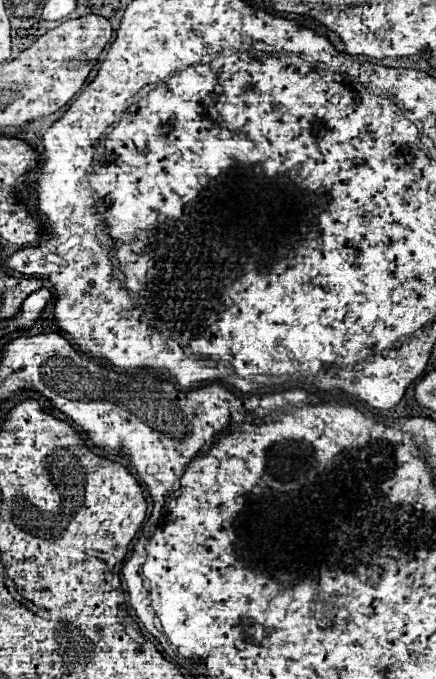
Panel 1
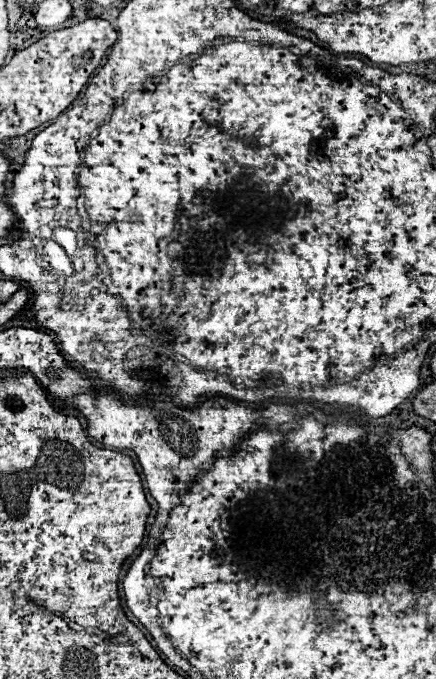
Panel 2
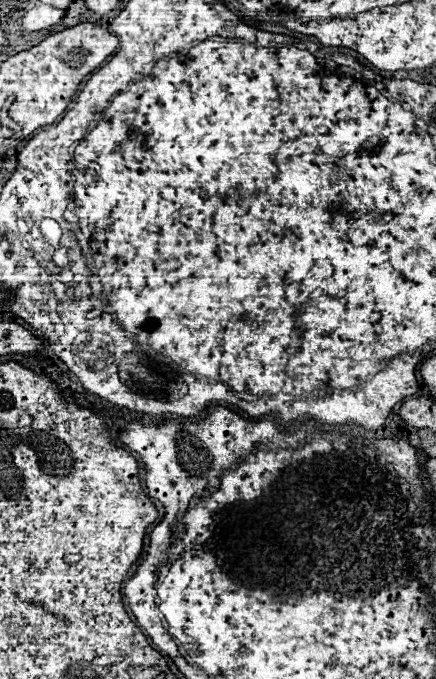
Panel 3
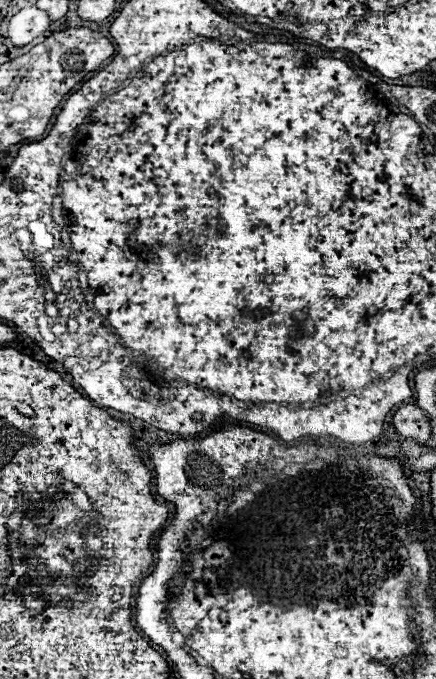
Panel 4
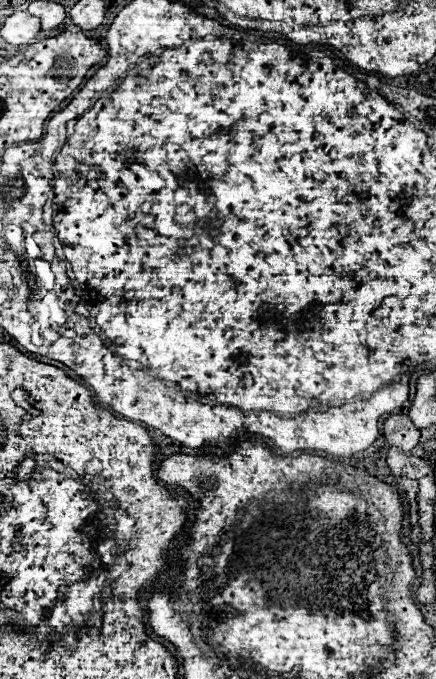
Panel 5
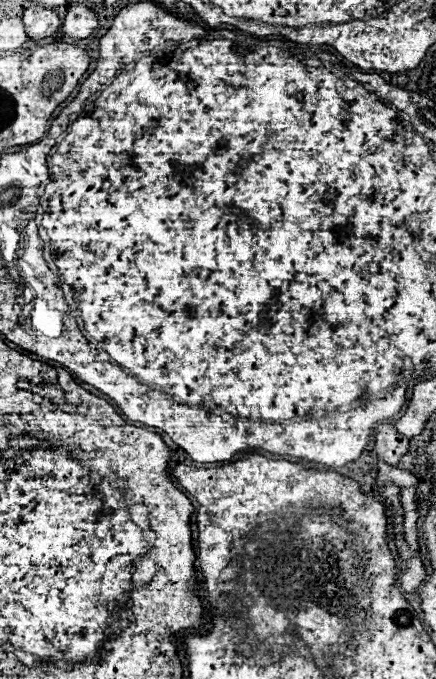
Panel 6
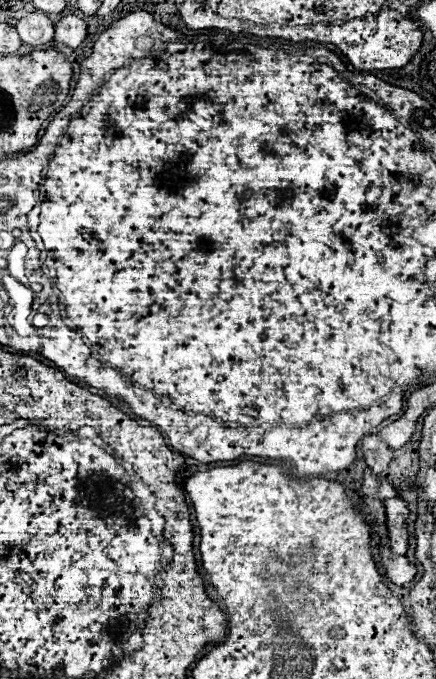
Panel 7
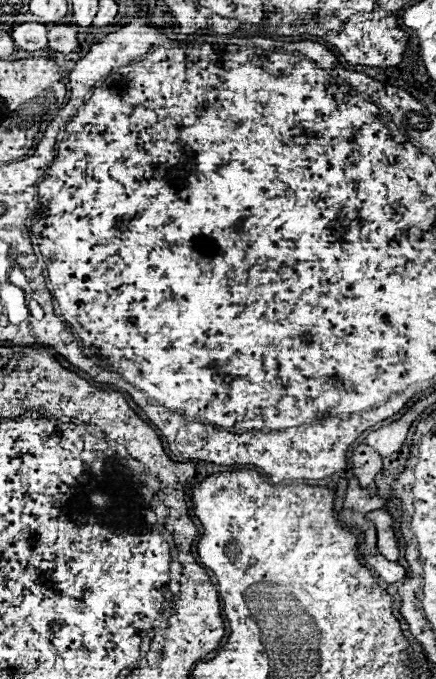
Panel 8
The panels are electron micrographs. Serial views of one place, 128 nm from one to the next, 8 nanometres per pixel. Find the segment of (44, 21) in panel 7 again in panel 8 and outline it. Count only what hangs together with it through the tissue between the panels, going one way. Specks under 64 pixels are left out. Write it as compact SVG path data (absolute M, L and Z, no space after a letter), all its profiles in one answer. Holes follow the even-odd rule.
M24 22L24 24L18 24L12 32L14 36L14 42L20 50L26 50L26 52L36 52L36 50L42 50L48 46L48 26L46 24L40 24L40 22Z

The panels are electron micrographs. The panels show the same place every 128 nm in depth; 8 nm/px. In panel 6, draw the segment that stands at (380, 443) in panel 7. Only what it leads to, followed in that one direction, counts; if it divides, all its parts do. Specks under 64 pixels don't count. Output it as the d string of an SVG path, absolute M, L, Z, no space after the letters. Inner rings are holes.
M380 424L376 430L376 454L388 464L398 464L408 452L410 438L402 436L394 424Z

